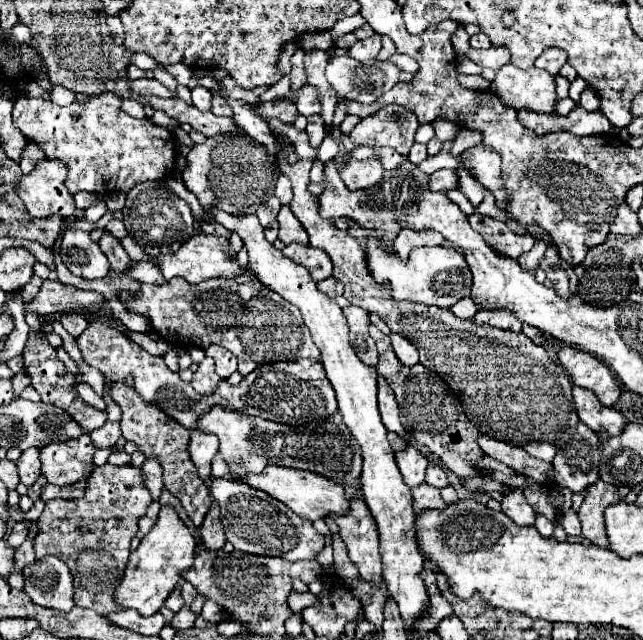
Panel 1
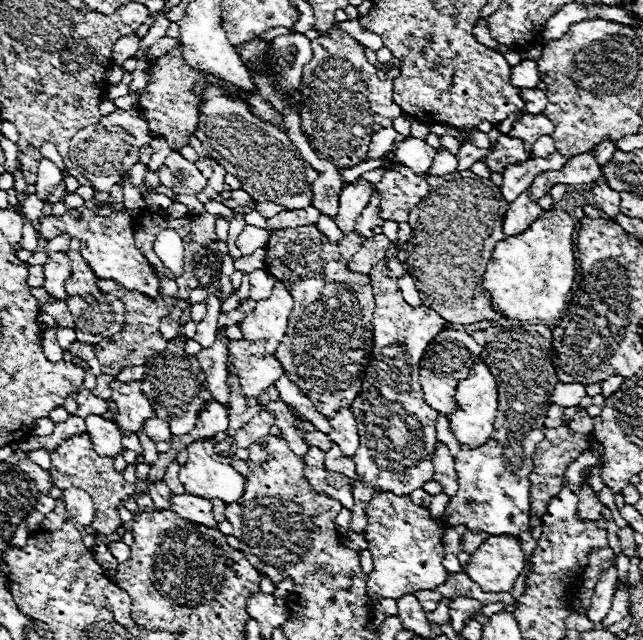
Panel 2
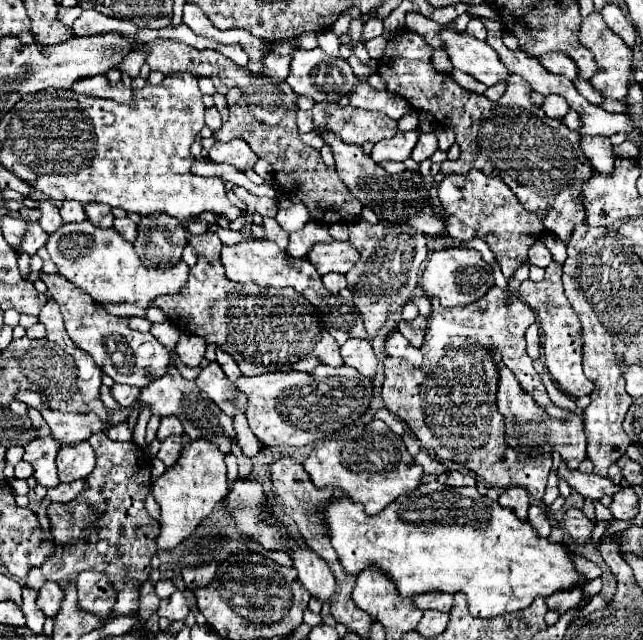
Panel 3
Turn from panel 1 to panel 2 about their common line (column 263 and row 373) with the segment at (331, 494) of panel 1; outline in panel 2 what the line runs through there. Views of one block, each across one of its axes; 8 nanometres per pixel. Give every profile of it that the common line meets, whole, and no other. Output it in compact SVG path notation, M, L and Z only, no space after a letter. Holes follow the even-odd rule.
M478 360L474 364L468 380L458 382L454 400L460 408L448 416L452 434L460 444L466 444L470 448L478 448L480 444L484 444L492 436L492 432L494 432L492 424L494 424L494 418L498 412L498 386L496 386L494 376L490 374L490 370L486 368L486 364L482 360Z

